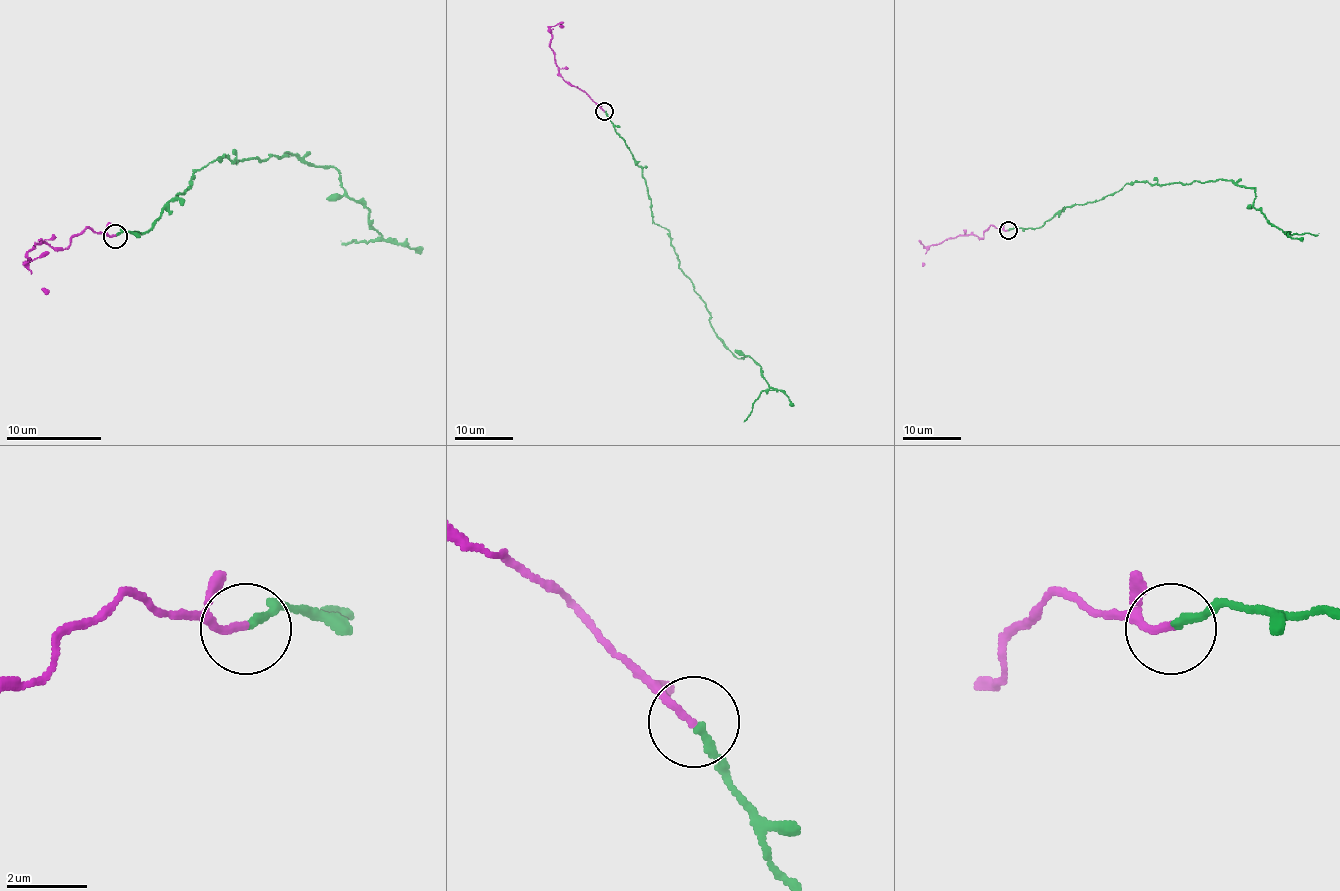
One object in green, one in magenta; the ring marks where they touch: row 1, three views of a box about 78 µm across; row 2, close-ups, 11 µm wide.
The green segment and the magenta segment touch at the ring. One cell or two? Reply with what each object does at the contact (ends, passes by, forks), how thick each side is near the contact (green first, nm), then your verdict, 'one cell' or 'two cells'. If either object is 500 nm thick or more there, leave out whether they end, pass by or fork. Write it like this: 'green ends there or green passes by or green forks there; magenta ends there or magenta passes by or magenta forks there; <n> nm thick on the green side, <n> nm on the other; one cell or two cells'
green ends there; magenta ends there; 190 nm thick on the green side, 180 nm on the other; one cell

